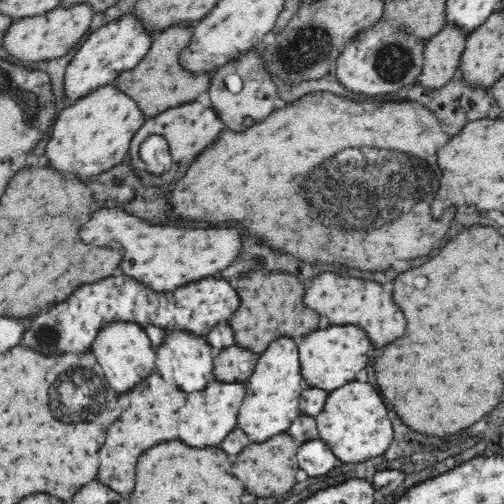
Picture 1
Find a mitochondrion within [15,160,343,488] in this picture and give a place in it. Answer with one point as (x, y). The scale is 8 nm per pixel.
(76, 406)

